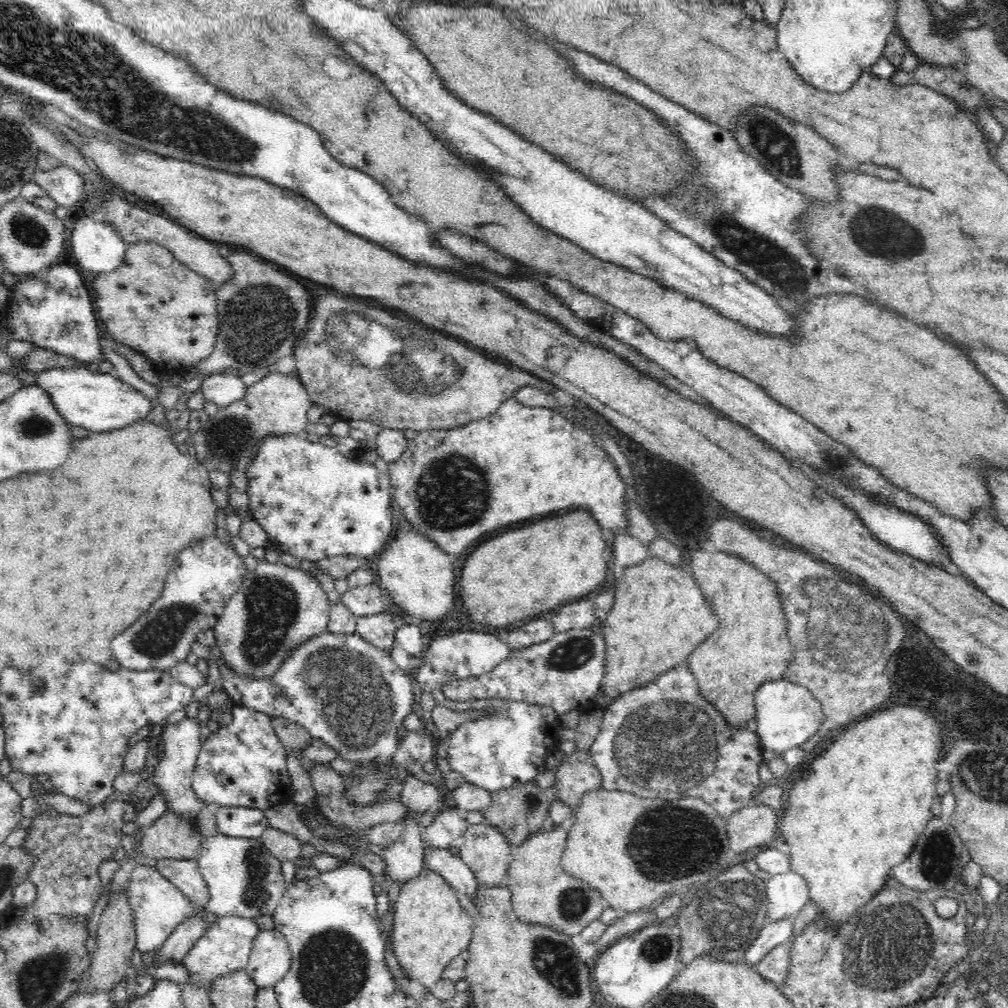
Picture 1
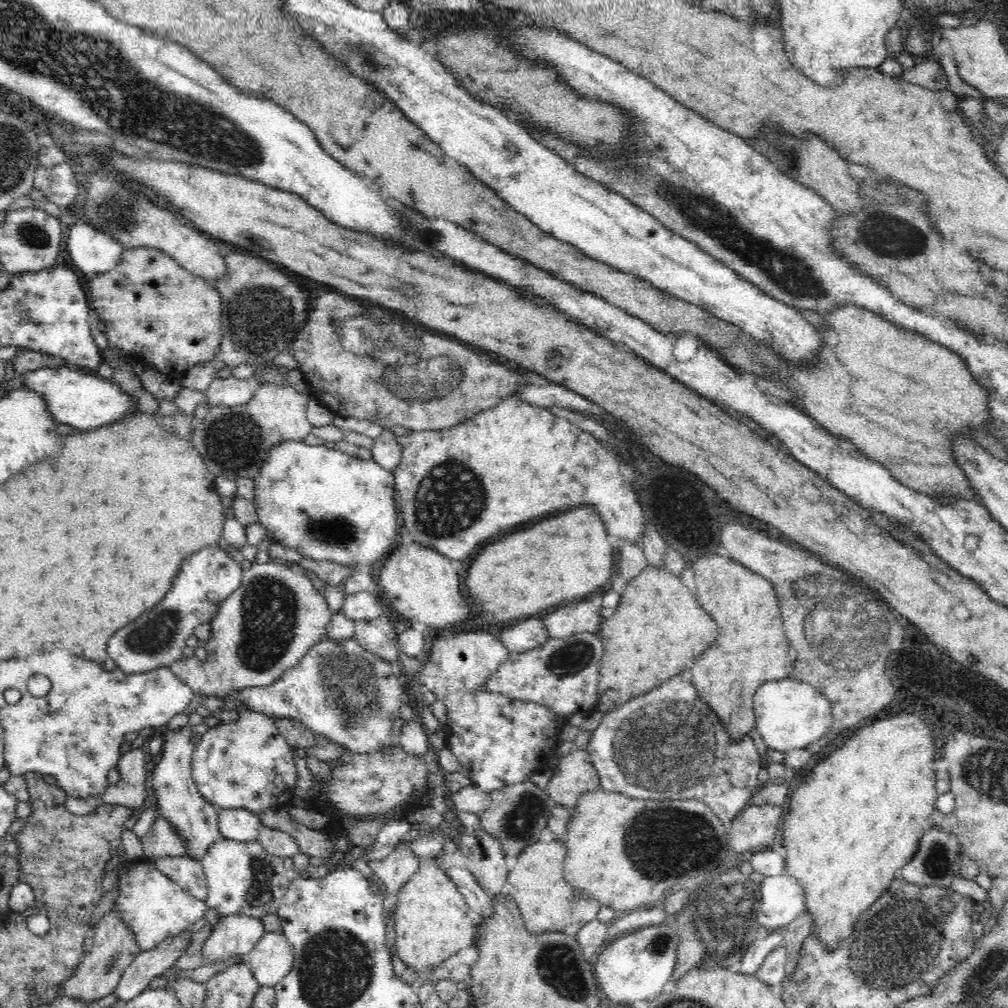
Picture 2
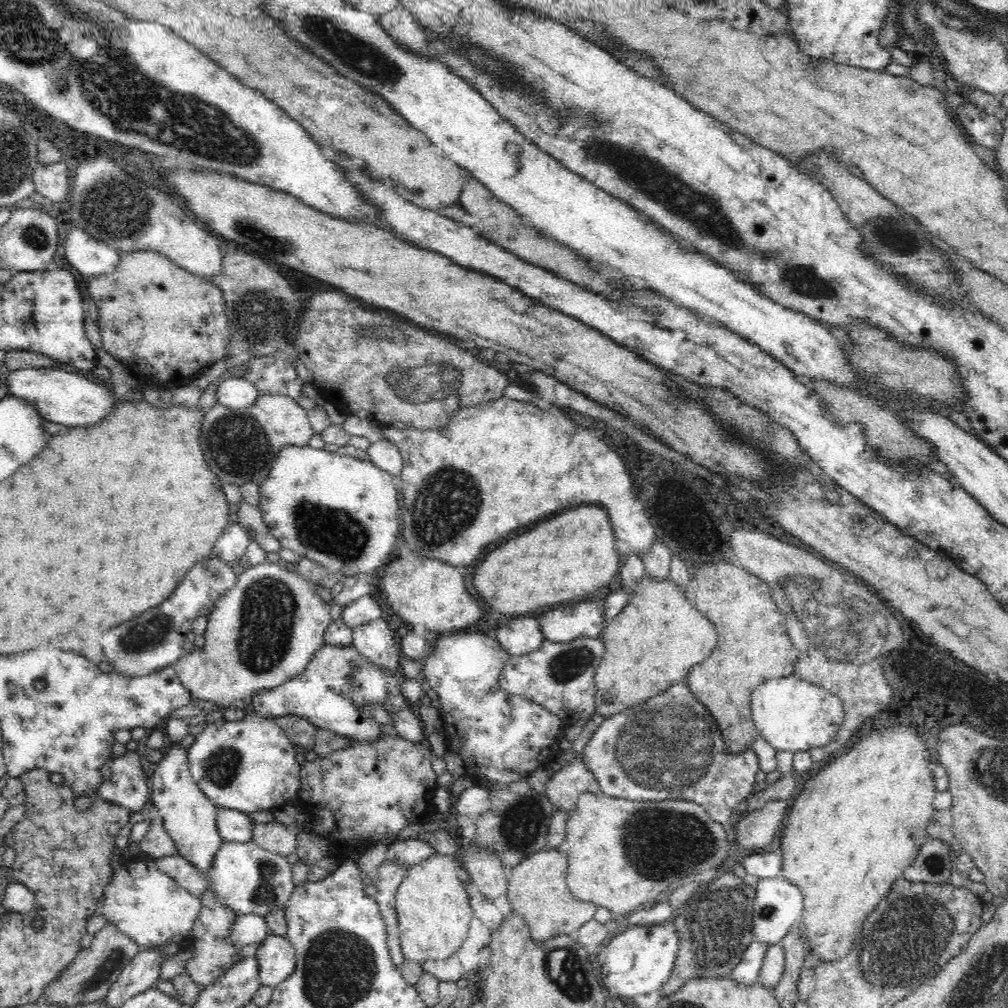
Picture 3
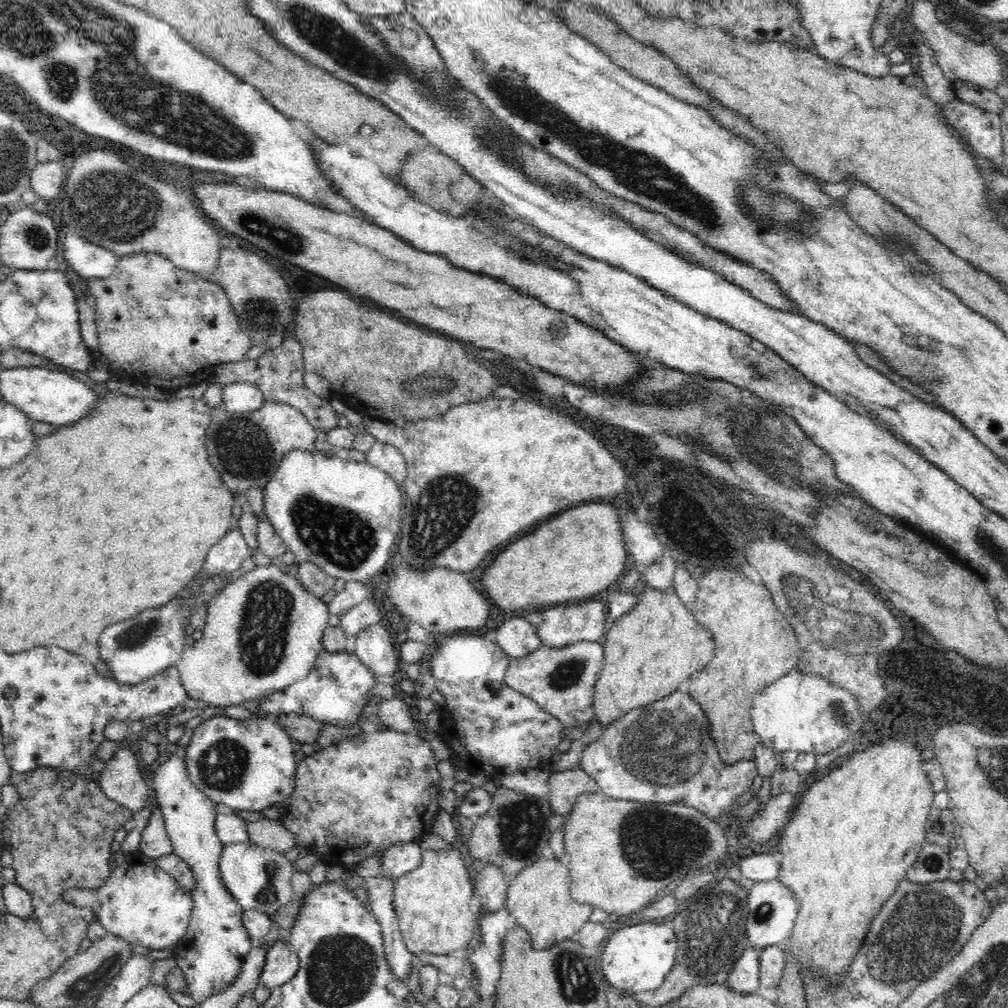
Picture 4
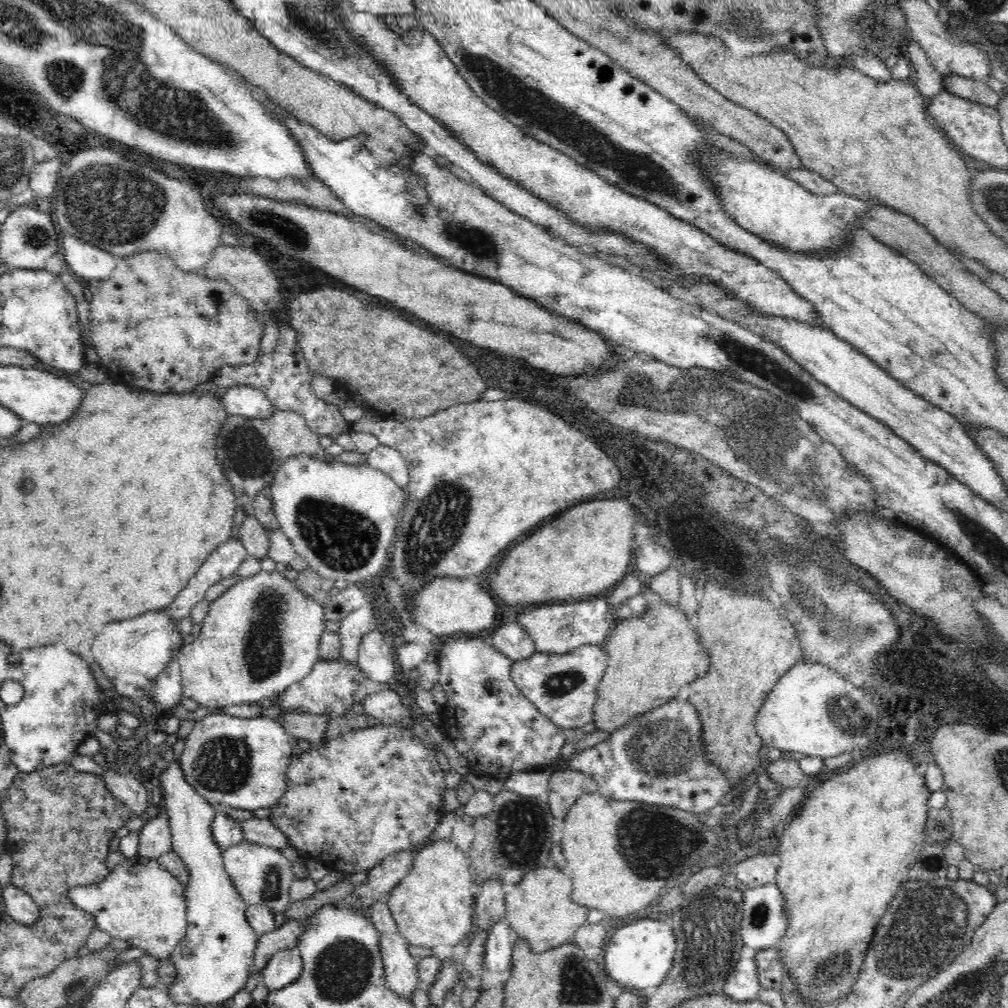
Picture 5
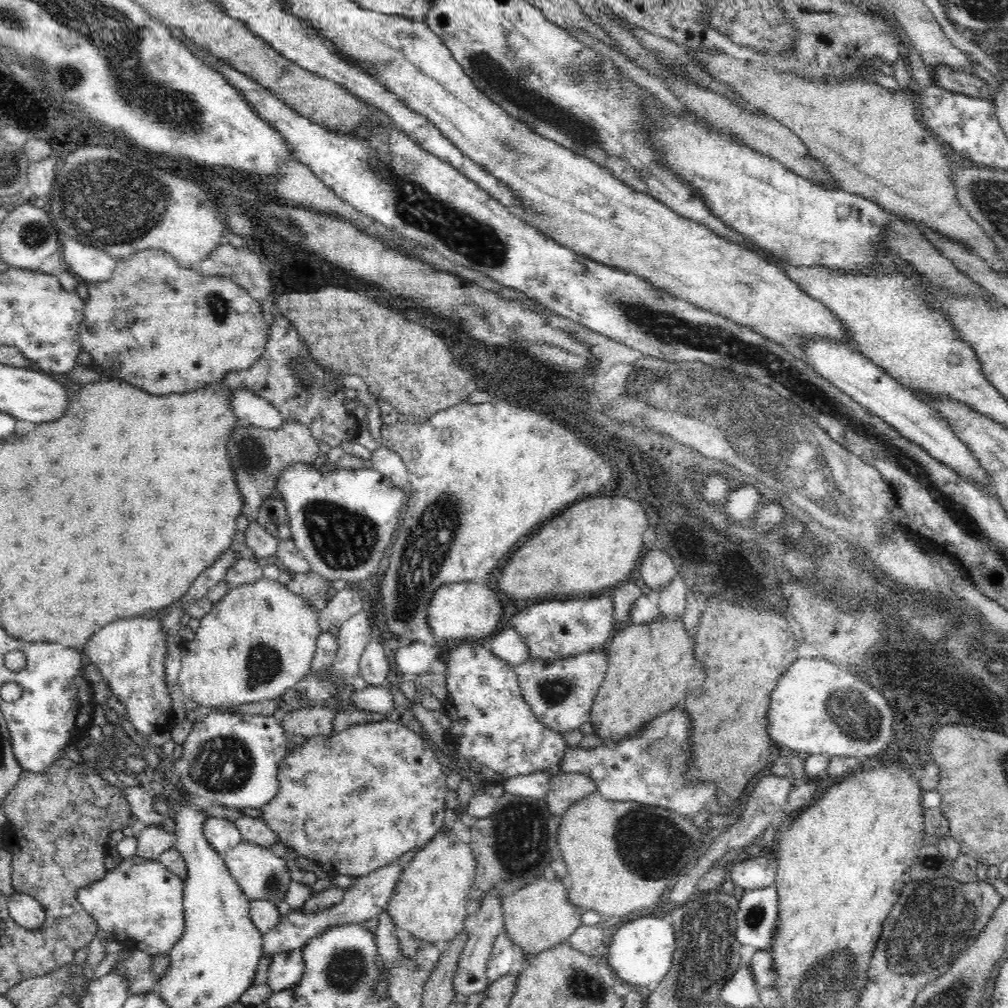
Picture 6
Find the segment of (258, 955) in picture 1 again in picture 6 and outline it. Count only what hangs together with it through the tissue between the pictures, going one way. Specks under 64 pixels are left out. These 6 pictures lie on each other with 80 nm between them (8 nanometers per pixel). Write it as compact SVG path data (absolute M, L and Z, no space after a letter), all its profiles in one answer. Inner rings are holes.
M301 949L277 952L271 958L267 983L273 992L290 988L302 978L305 962Z

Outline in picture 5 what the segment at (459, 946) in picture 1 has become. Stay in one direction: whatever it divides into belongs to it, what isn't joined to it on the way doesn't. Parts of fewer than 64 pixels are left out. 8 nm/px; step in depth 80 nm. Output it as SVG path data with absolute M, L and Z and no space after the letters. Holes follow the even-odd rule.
M436 840L419 848L414 867L390 892L388 906L407 944L426 948L440 944L455 947L467 943L472 932L475 893L468 853L451 840Z

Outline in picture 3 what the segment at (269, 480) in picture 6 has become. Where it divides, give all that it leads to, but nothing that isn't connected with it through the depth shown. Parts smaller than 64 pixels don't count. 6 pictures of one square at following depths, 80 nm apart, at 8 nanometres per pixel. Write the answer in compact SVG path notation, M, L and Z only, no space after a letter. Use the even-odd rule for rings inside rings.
M258 395L248 408L230 409L215 405L205 414L199 434L200 444L210 470L222 483L241 487L245 482L266 480L276 454L282 447L306 446L315 435L306 410L286 395Z

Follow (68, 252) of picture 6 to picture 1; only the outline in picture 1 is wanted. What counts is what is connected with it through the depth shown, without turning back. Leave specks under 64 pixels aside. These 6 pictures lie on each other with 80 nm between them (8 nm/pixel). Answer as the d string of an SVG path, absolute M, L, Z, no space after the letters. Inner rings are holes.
M88 216L76 220L72 230L72 261L94 276L120 268L126 257L127 243L118 229Z

